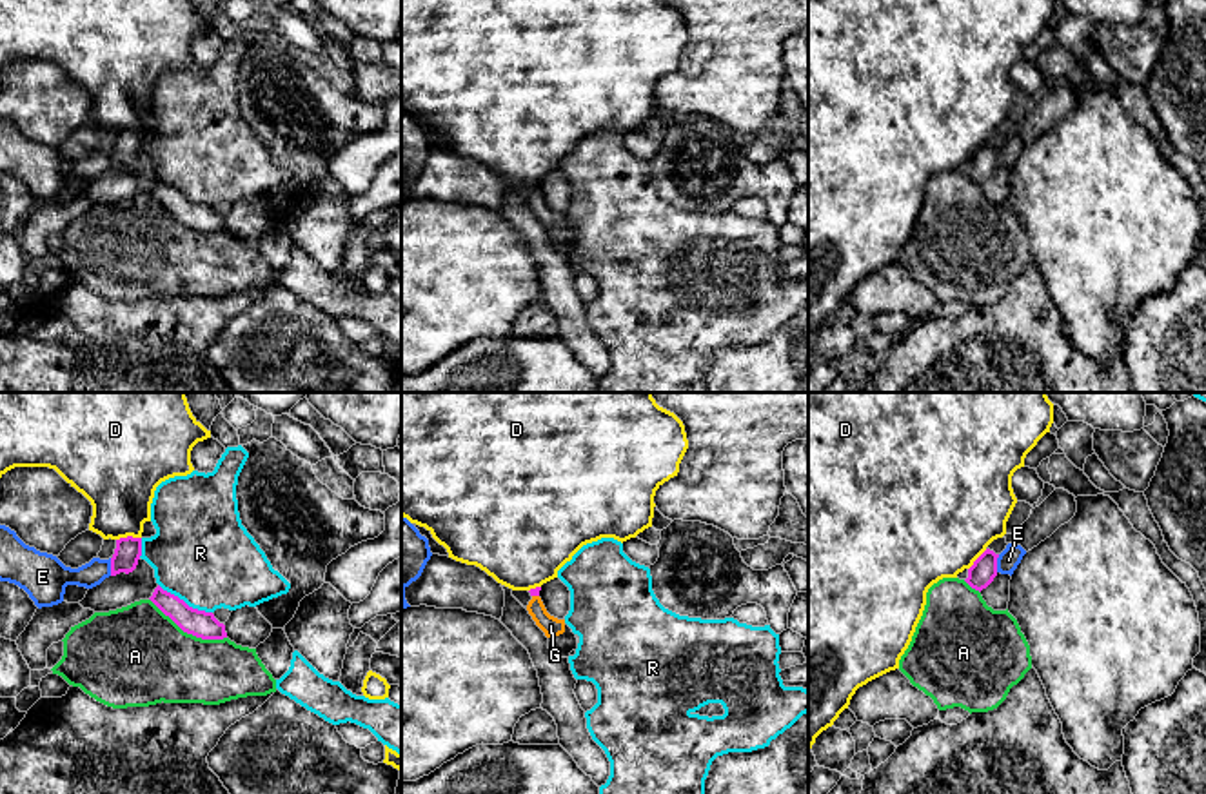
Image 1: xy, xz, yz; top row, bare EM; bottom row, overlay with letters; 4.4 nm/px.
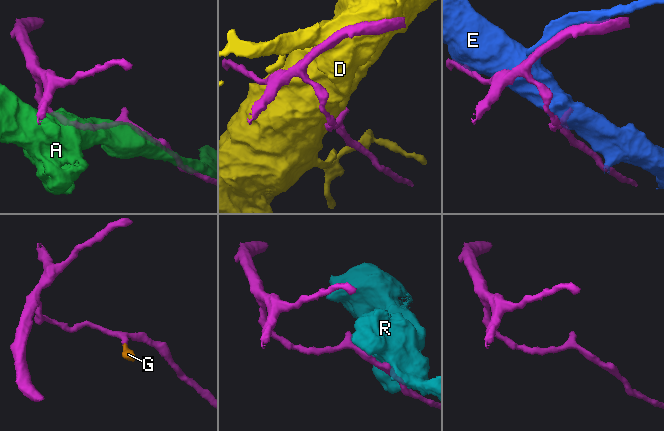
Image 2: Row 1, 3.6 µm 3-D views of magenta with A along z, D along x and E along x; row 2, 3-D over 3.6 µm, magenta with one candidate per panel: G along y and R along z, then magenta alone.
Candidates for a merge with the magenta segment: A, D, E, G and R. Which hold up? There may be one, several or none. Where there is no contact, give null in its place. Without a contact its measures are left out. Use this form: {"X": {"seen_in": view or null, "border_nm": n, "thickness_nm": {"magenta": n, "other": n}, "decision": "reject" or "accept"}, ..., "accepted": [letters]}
{"A": {"seen_in": "xy", "border_nm": 380, "thickness_nm": {"magenta": 120, "other": 440}, "decision": "reject"}, "D": {"seen_in": "xy", "border_nm": 110, "thickness_nm": {"magenta": 120, "other": 320}, "decision": "reject"}, "E": {"seen_in": "xy", "border_nm": 80, "thickness_nm": {"magenta": 120, "other": 120}, "decision": "reject"}, "G": {"seen_in": "xz", "border_nm": 30, "thickness_nm": {"magenta": 30, "other": 90}, "decision": "accept"}, "R": {"seen_in": "xy", "border_nm": 280, "thickness_nm": {"magenta": 120, "other": 440}, "decision": "reject"}, "accepted": ["G"]}

